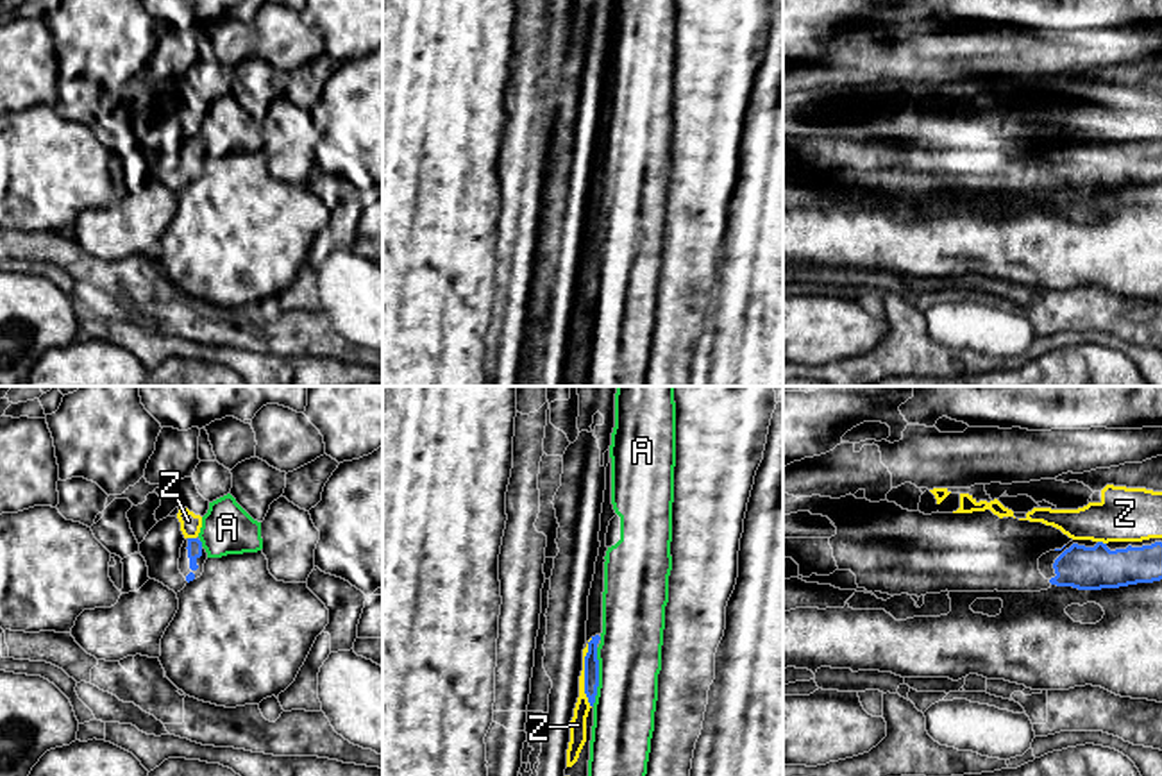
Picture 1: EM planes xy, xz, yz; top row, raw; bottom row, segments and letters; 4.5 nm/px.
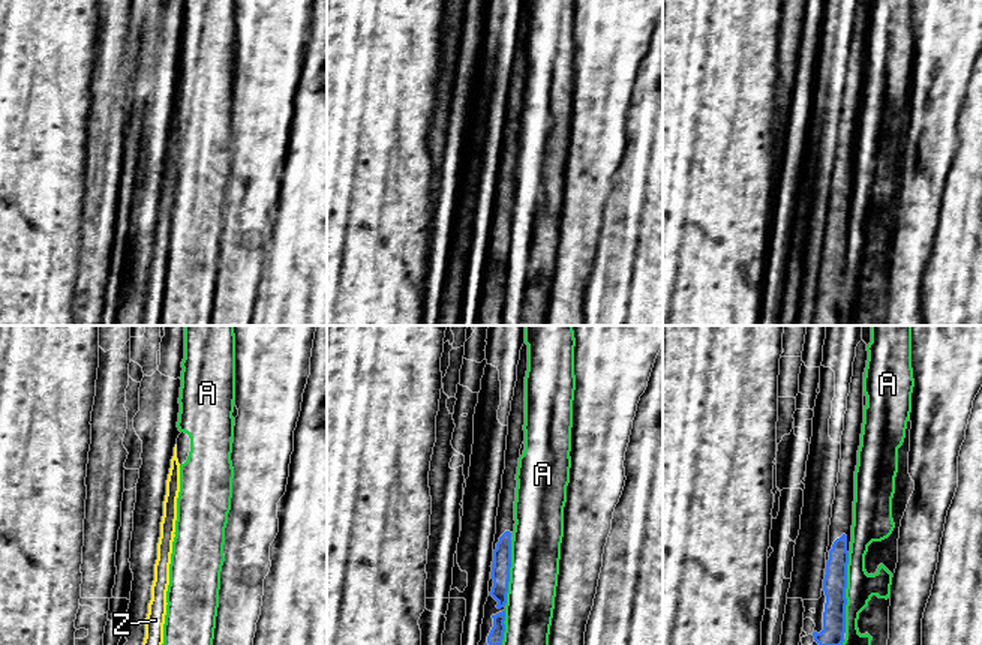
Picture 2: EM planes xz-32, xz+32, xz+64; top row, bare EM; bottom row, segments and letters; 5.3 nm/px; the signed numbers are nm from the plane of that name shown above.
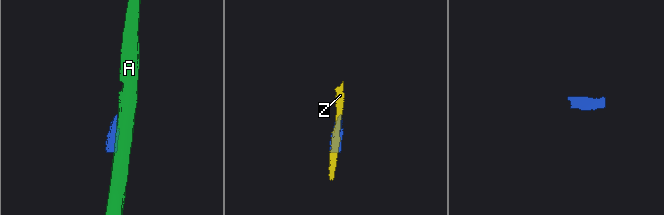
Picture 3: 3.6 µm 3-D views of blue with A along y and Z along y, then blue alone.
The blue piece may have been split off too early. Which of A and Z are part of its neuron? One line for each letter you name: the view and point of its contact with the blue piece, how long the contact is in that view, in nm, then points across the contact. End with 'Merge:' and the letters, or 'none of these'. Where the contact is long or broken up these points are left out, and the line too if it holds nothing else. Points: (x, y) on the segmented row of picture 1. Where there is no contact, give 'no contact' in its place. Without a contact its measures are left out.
Merge: none of these

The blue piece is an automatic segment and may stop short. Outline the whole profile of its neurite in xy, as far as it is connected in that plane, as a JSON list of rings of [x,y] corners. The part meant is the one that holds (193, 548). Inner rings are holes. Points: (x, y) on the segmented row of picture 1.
[[[186,538],[181,547],[179,570],[188,583],[202,576],[206,560],[207,552],[200,538]]]

